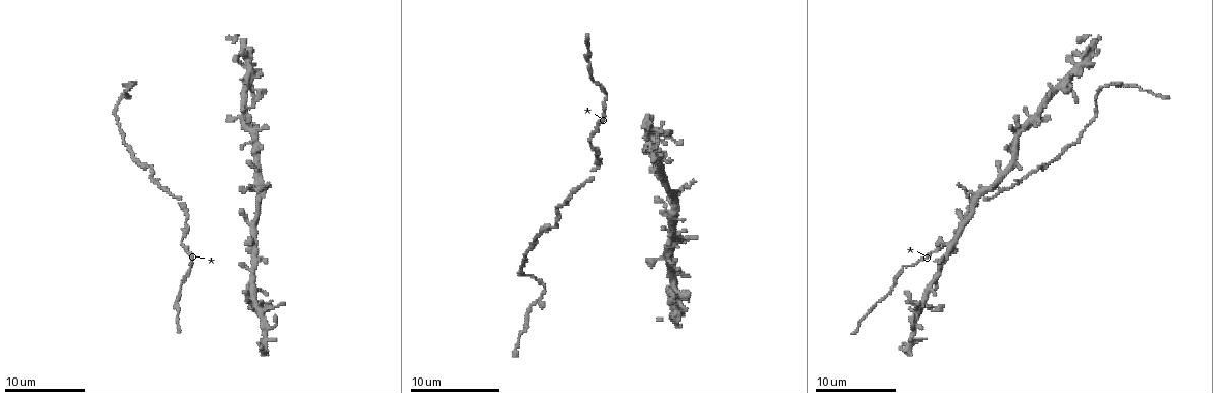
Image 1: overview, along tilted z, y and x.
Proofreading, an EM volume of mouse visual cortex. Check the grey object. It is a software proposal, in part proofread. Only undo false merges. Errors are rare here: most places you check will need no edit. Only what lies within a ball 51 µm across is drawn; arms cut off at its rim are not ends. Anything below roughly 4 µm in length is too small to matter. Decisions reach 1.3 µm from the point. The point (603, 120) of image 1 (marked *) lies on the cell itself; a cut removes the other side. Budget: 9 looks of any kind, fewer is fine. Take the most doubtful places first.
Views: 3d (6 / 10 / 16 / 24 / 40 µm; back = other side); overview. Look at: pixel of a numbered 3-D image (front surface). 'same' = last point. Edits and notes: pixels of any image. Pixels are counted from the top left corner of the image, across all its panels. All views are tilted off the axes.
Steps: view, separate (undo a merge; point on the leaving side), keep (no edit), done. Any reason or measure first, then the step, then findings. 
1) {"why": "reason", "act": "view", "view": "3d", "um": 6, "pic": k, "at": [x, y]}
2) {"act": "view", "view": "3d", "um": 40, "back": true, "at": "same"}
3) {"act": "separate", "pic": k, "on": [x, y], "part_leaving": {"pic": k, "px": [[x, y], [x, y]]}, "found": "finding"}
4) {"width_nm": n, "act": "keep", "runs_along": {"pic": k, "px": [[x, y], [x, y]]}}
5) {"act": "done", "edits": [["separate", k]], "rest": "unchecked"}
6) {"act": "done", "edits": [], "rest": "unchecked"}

{"why": "three-way junction", "act": "view", "view": "3d", "um": 10, "pic": 1, "at": [252, 271]}

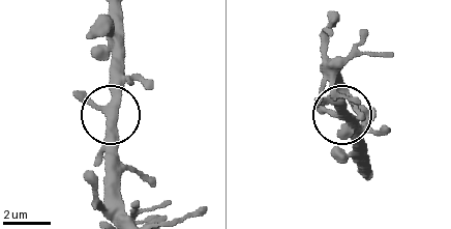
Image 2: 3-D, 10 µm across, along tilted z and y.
{"act": "keep", "found": "all the same cell"}

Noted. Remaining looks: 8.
{"why": "thin arm on a thick one", "act": "view", "view": "3d", "um": 10, "pic": 1, "at": [256, 305]}

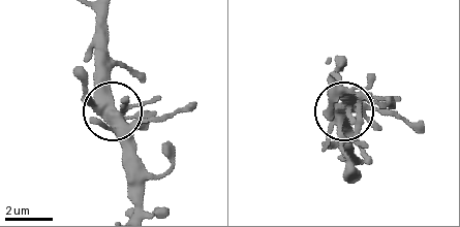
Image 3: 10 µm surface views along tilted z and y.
{"act": "keep", "found": "one cell here"}

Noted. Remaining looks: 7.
{"why": "calibre changes", "act": "view", "view": "3d", "um": 10, "pic": 1, "at": [593, 169]}

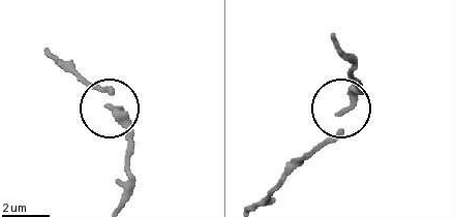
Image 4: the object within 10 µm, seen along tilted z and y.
{"act": "keep", "runs_along": {"pic": 4, "px": [[118, 205], [129, 140], [122, 116], [95, 87]]}, "found": "all the same cell"}

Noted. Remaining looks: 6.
{"why": "calibre changes", "act": "view", "view": "3d", "um": 16, "pic": 1, "at": [1025, 177]}

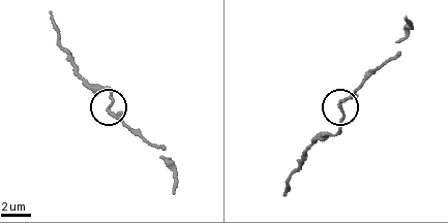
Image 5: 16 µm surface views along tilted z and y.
{"act": "view", "view": "3d", "um": 16, "back": true, "pic": 5, "at": [342, 105]}

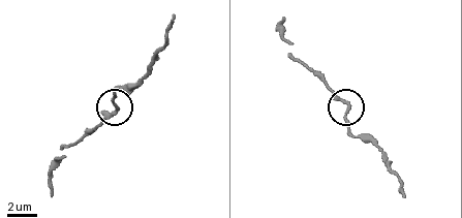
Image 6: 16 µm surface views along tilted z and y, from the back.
{"act": "keep", "found": "all the same cell"}

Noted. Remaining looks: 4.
{"act": "done", "edits": [], "rest": "unchecked"}

